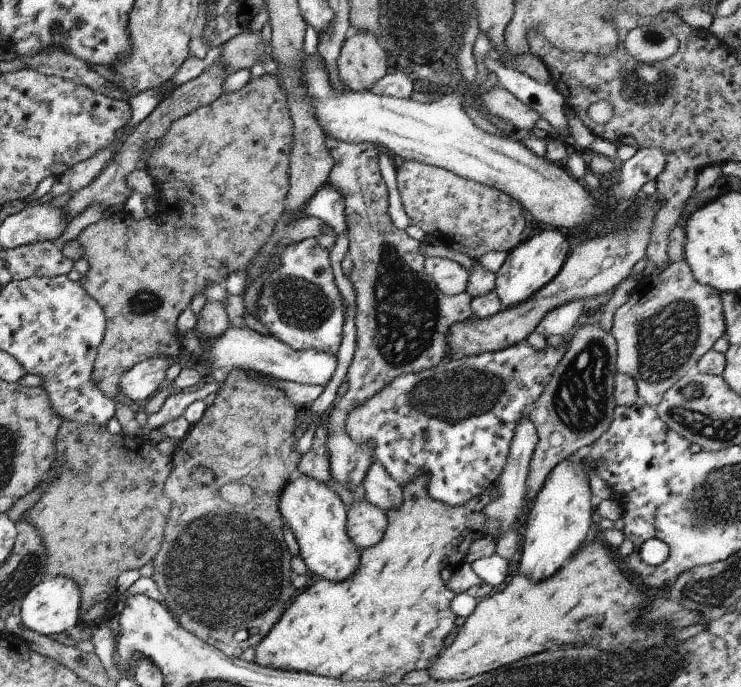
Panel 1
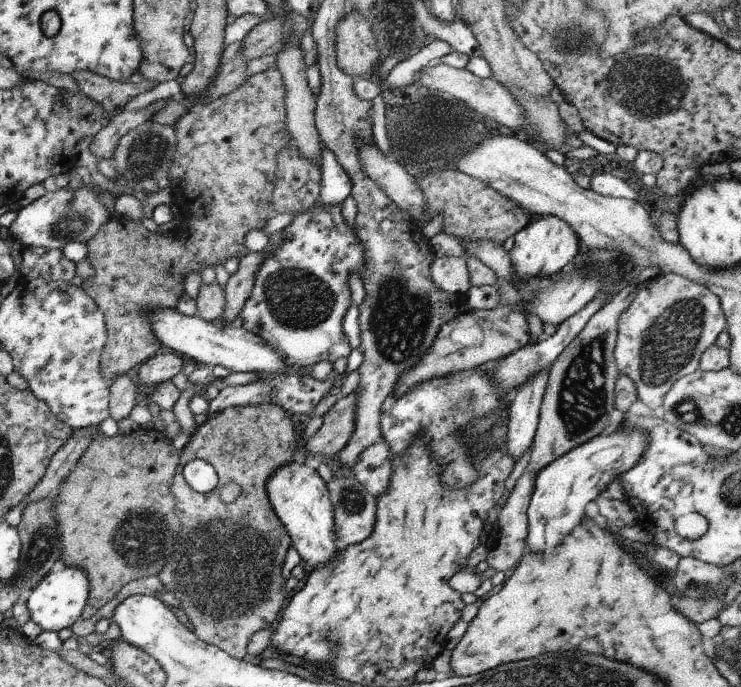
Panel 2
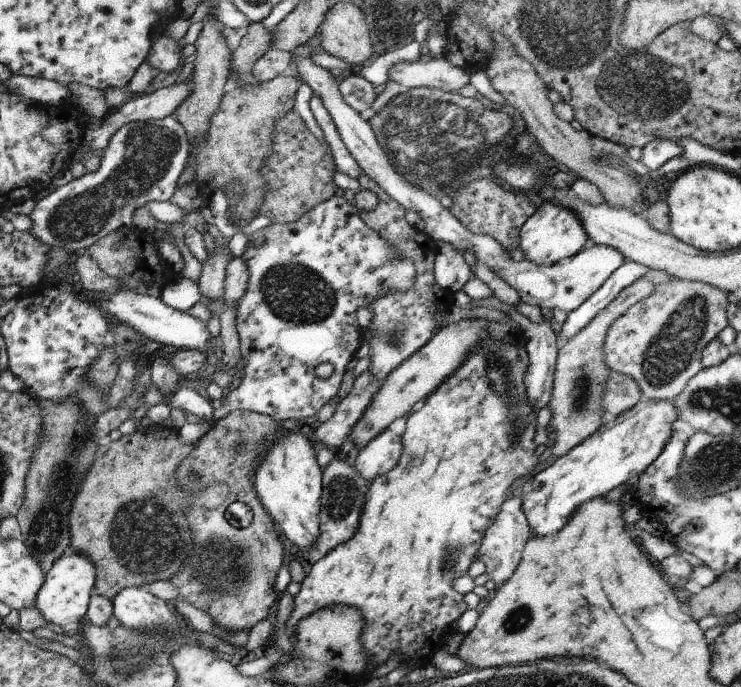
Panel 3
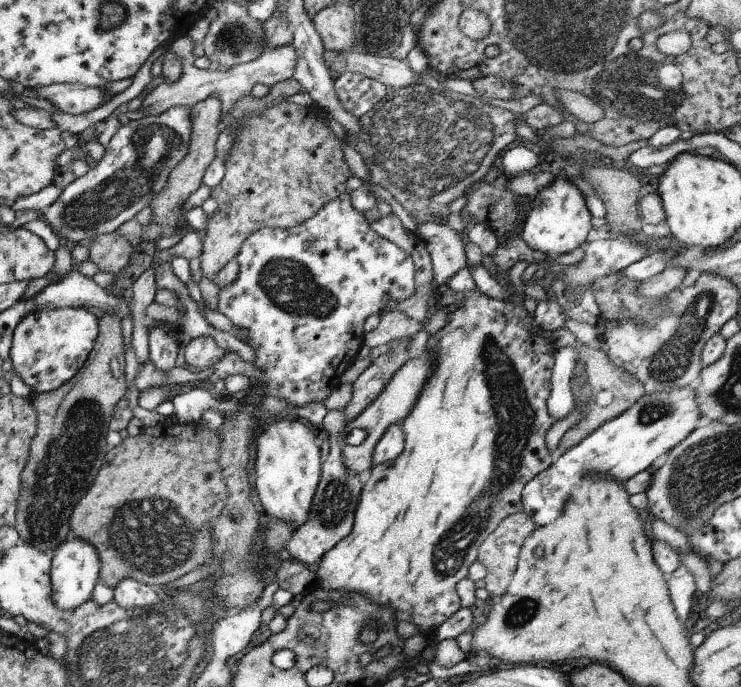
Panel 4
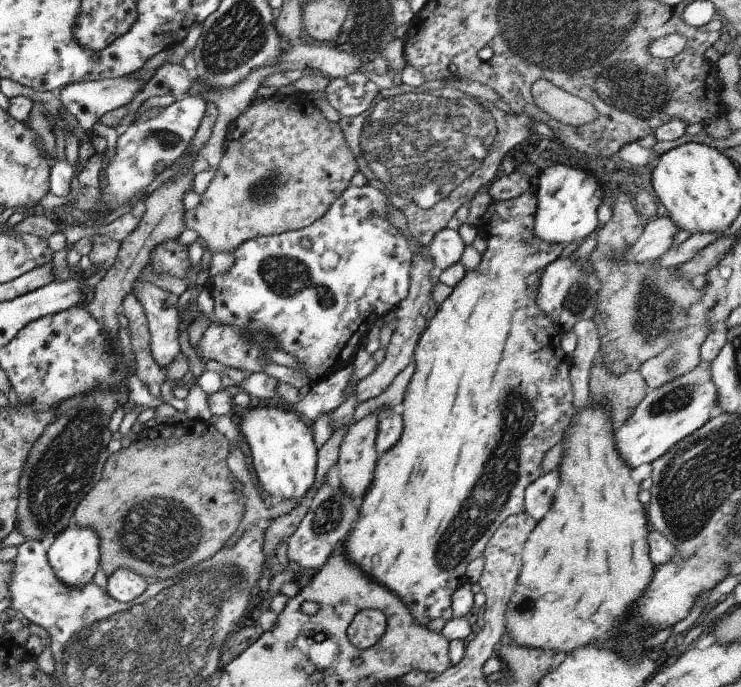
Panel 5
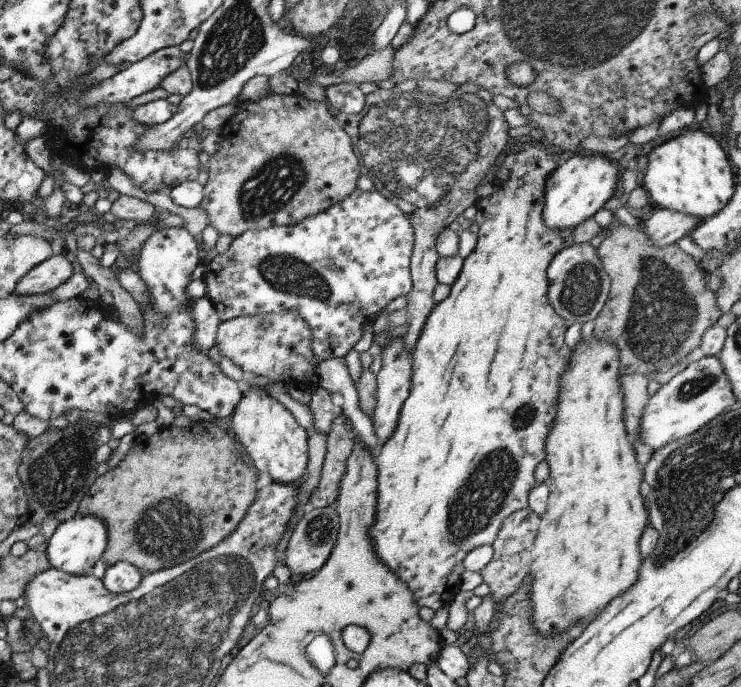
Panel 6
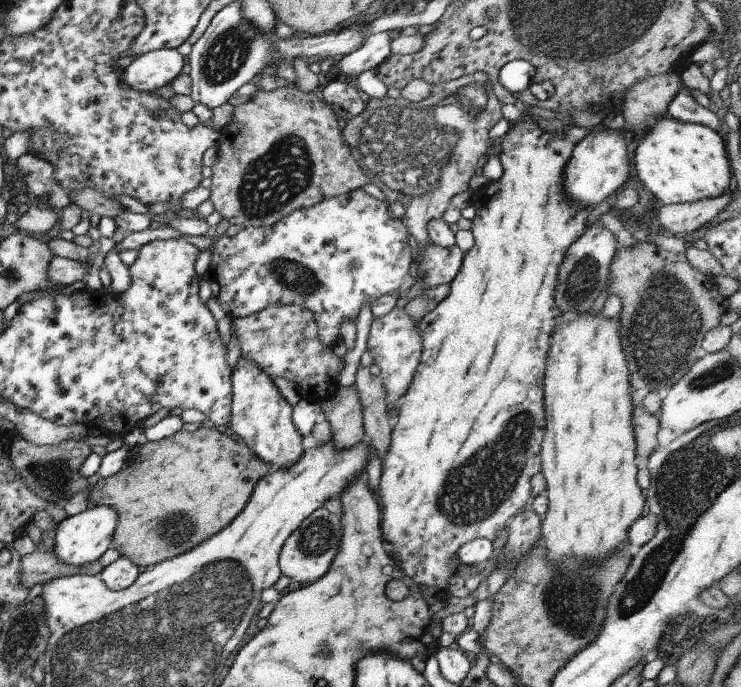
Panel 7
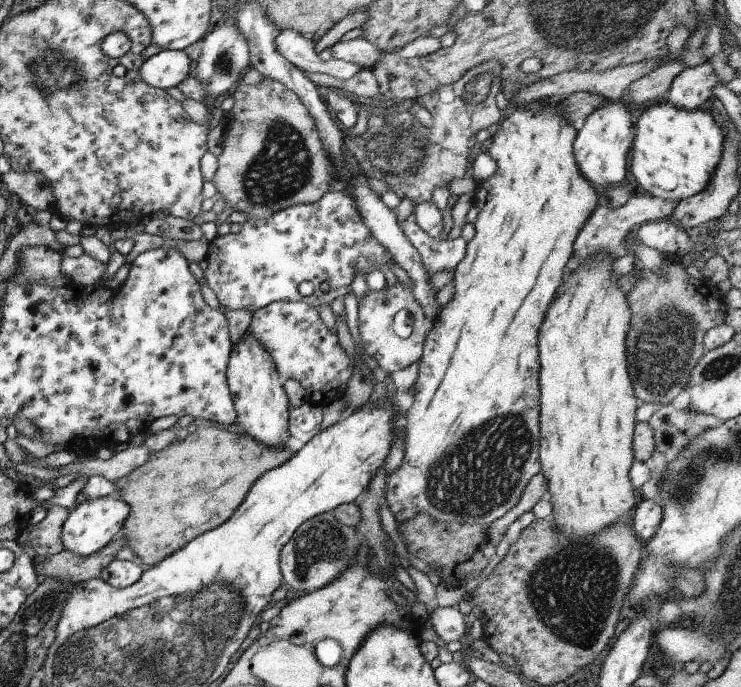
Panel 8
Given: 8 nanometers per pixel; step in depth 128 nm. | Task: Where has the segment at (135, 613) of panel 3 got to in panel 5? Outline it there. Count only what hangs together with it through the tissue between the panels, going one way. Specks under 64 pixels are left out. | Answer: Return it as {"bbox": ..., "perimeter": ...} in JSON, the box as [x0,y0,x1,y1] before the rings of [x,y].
{"bbox":[106,568,149,602],"perimeter":[[[128,568],[115,569],[106,580],[106,593],[115,600],[129,602],[139,596],[149,580]]]}

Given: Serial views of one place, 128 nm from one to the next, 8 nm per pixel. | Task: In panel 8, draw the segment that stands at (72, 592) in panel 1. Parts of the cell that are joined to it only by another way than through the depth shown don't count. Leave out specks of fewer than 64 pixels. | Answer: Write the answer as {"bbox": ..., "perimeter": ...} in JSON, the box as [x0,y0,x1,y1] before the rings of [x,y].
{"bbox":[59,494,127,556],"perimeter":[[[111,494],[101,498],[83,500],[69,509],[69,514],[61,526],[59,540],[63,550],[73,552],[77,556],[91,556],[101,551],[111,542],[111,538],[120,531],[123,520],[127,518],[127,504],[118,496]]]}

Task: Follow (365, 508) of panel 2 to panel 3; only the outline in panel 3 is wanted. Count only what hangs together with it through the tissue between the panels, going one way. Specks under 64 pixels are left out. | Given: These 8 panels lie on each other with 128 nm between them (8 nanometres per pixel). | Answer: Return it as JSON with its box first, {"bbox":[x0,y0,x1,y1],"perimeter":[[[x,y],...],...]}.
{"bbox":[312,459,368,556],"perimeter":[[[331,459],[322,470],[321,494],[319,497],[319,534],[312,544],[319,556],[325,556],[334,546],[347,542],[357,528],[358,518],[365,500],[368,482],[359,476],[354,465],[340,459]]]}

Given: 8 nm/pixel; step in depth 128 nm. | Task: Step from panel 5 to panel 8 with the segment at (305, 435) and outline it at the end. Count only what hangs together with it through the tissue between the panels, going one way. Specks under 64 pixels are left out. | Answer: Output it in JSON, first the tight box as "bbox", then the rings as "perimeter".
{"bbox":[225,331,289,448],"perimeter":[[[247,331],[239,342],[231,348],[225,370],[227,387],[235,410],[235,423],[238,424],[245,436],[256,440],[267,448],[285,448],[289,437],[287,432],[287,416],[289,409],[282,380],[273,366],[273,362],[265,348]]]}

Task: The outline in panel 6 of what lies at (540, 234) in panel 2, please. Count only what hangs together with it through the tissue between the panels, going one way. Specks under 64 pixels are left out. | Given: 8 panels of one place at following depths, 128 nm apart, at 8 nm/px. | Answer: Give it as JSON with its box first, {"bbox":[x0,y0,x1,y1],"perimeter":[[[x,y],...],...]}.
{"bbox":[542,153,620,229],"perimeter":[[[601,153],[567,154],[546,178],[542,208],[543,222],[552,229],[571,229],[612,198],[620,182],[617,163]]]}

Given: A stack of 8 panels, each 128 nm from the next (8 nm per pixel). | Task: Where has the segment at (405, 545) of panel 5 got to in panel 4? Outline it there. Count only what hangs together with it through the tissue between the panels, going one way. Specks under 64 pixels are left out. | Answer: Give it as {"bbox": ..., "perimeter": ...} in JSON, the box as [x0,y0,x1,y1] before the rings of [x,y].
{"bbox":[316,197,557,634],"perimeter":[[[522,197],[518,206],[518,214],[520,219],[516,225],[510,230],[510,235],[506,239],[497,244],[494,252],[490,255],[493,264],[495,265],[495,274],[493,278],[509,292],[508,299],[496,299],[484,295],[479,289],[475,288],[469,291],[465,296],[462,296],[460,306],[453,312],[446,314],[447,322],[436,333],[430,334],[427,337],[425,352],[429,355],[433,354],[433,370],[431,376],[427,378],[425,384],[420,388],[421,392],[416,396],[415,402],[412,404],[411,410],[407,416],[403,417],[400,426],[405,436],[405,446],[403,452],[391,460],[391,462],[384,462],[373,465],[365,476],[365,481],[360,490],[358,503],[354,512],[351,532],[344,536],[337,544],[334,544],[322,556],[318,562],[316,570],[316,578],[318,580],[317,586],[326,591],[355,591],[367,595],[376,605],[392,608],[394,620],[406,620],[412,622],[417,626],[419,634],[424,631],[437,628],[444,620],[447,620],[451,613],[459,609],[462,604],[456,593],[455,585],[462,579],[468,576],[469,565],[476,561],[478,553],[478,546],[487,538],[495,527],[506,516],[513,513],[520,513],[522,511],[521,504],[521,489],[529,482],[538,472],[546,469],[553,461],[554,456],[545,447],[545,432],[551,428],[551,424],[557,419],[552,418],[545,409],[545,400],[549,398],[549,391],[551,390],[551,383],[549,383],[549,376],[551,376],[551,367],[553,366],[553,355],[556,351],[554,344],[545,339],[539,334],[533,332],[532,317],[529,316],[523,307],[523,299],[521,293],[512,291],[511,283],[508,280],[509,274],[512,273],[512,268],[517,262],[527,262],[530,267],[535,262],[543,261],[547,254],[529,248],[522,239],[521,231],[522,224],[527,213],[530,211],[531,200],[527,197]]]}

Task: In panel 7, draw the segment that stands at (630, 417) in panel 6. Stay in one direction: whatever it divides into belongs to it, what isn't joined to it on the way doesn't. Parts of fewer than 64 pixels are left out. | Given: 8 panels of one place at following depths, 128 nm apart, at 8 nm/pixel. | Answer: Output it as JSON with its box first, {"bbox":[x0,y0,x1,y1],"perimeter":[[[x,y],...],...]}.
{"bbox":[632,402,659,459],"perimeter":[[[640,402],[632,407],[632,429],[634,432],[635,454],[646,459],[657,446],[655,434],[659,428],[656,417],[643,410]]]}

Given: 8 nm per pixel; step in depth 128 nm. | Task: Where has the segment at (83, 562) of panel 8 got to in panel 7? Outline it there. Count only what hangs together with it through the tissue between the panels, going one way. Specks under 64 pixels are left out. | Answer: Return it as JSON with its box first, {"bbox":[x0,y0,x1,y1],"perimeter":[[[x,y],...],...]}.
{"bbox":[20,548,103,589],"perimeter":[[[37,548],[32,553],[22,556],[20,565],[22,568],[20,583],[28,589],[34,584],[43,585],[57,577],[80,575],[83,572],[87,572],[88,575],[97,575],[103,568],[98,560],[81,566],[67,565],[58,561],[53,551],[43,552]]]}

